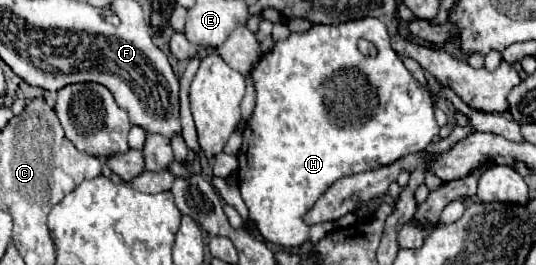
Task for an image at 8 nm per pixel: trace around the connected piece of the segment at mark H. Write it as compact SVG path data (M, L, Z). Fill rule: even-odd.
M363 18L363 20L353 20L353 22L345 22L345 24L337 24L337 26L323 26L323 24L315 24L309 32L305 34L291 34L287 40L281 40L275 44L273 52L263 56L257 66L255 72L251 72L255 76L255 90L257 90L257 104L255 110L247 122L247 128L243 130L243 148L239 152L239 170L237 170L237 178L239 178L239 190L241 196L249 208L249 216L255 220L257 230L261 232L261 236L273 244L281 244L283 248L299 248L305 240L307 240L307 232L309 226L301 220L303 214L317 202L317 198L339 178L349 176L349 174L359 174L361 170L373 170L379 166L389 166L391 162L399 160L401 156L407 154L415 154L421 152L423 148L427 148L427 144L431 144L431 140L439 134L439 126L435 122L435 108L433 108L433 100L427 88L423 88L411 74L409 70L403 66L399 54L391 48L389 44L389 36L387 36L387 28L381 20L377 18ZM365 38L369 42L373 42L377 46L377 56L363 56L357 50L357 42Z

